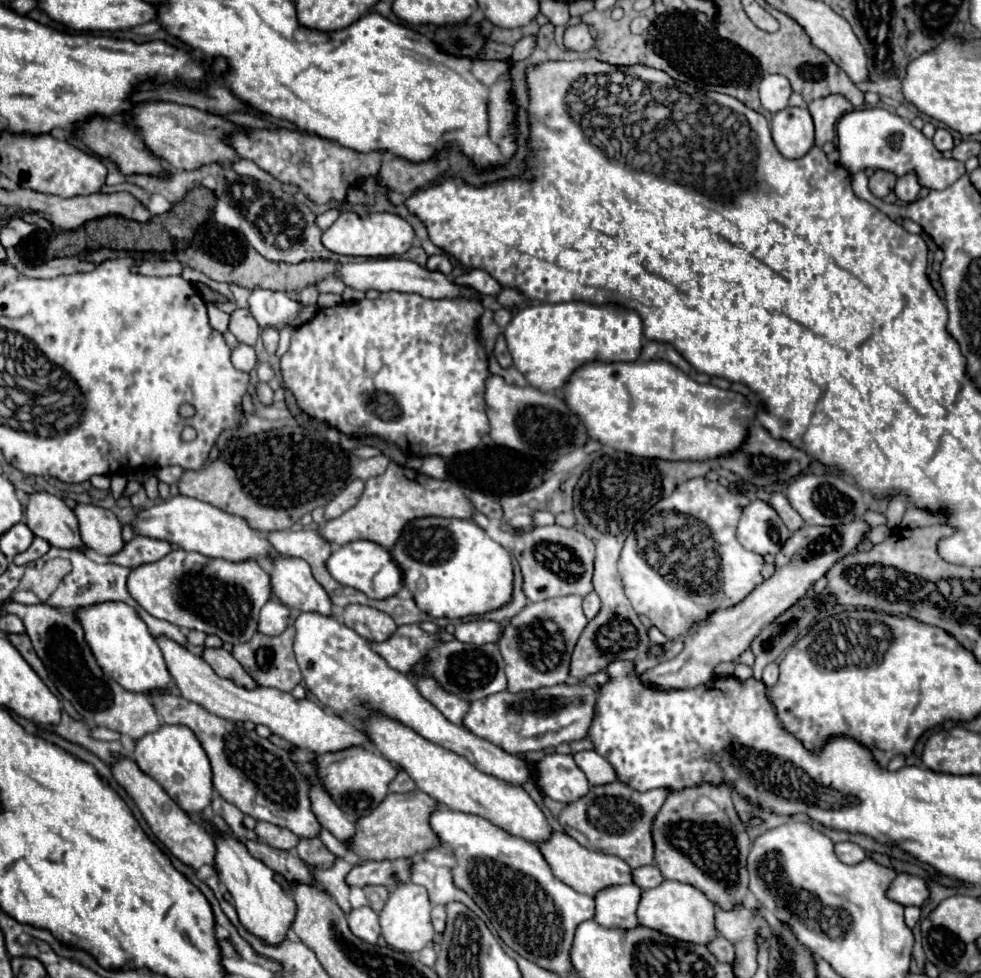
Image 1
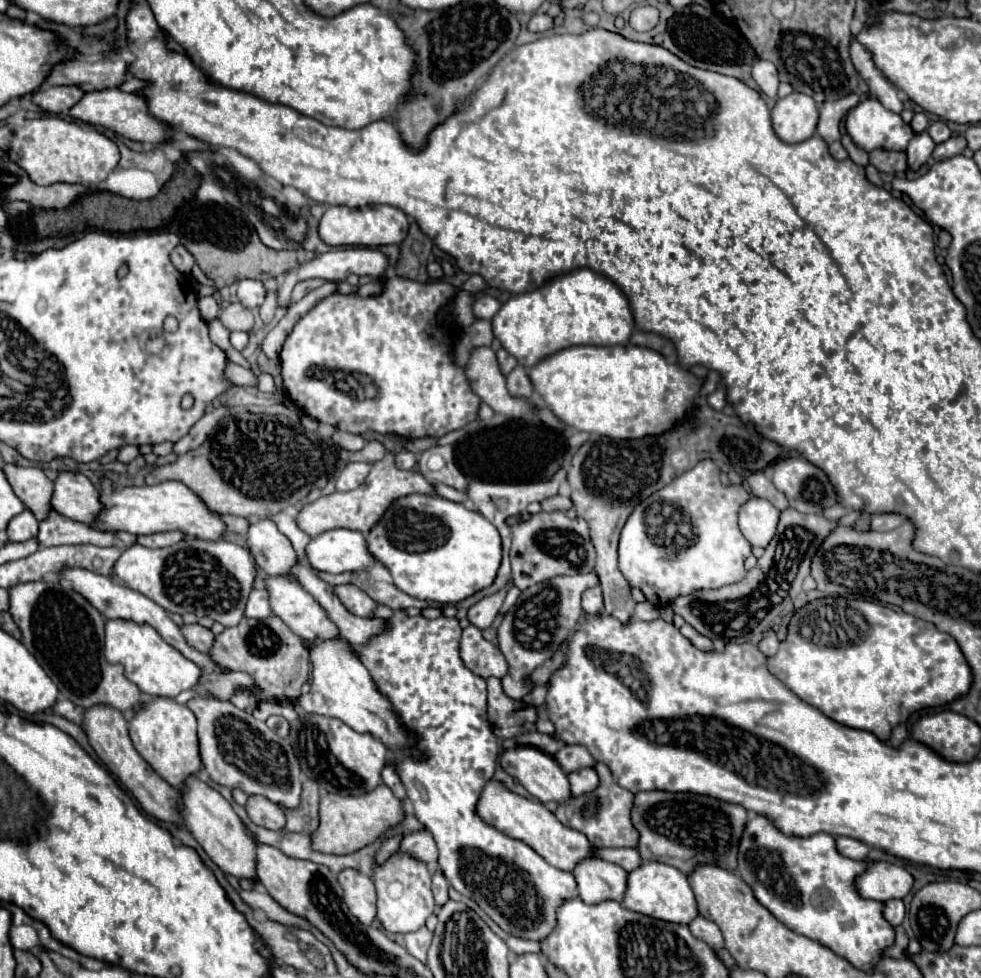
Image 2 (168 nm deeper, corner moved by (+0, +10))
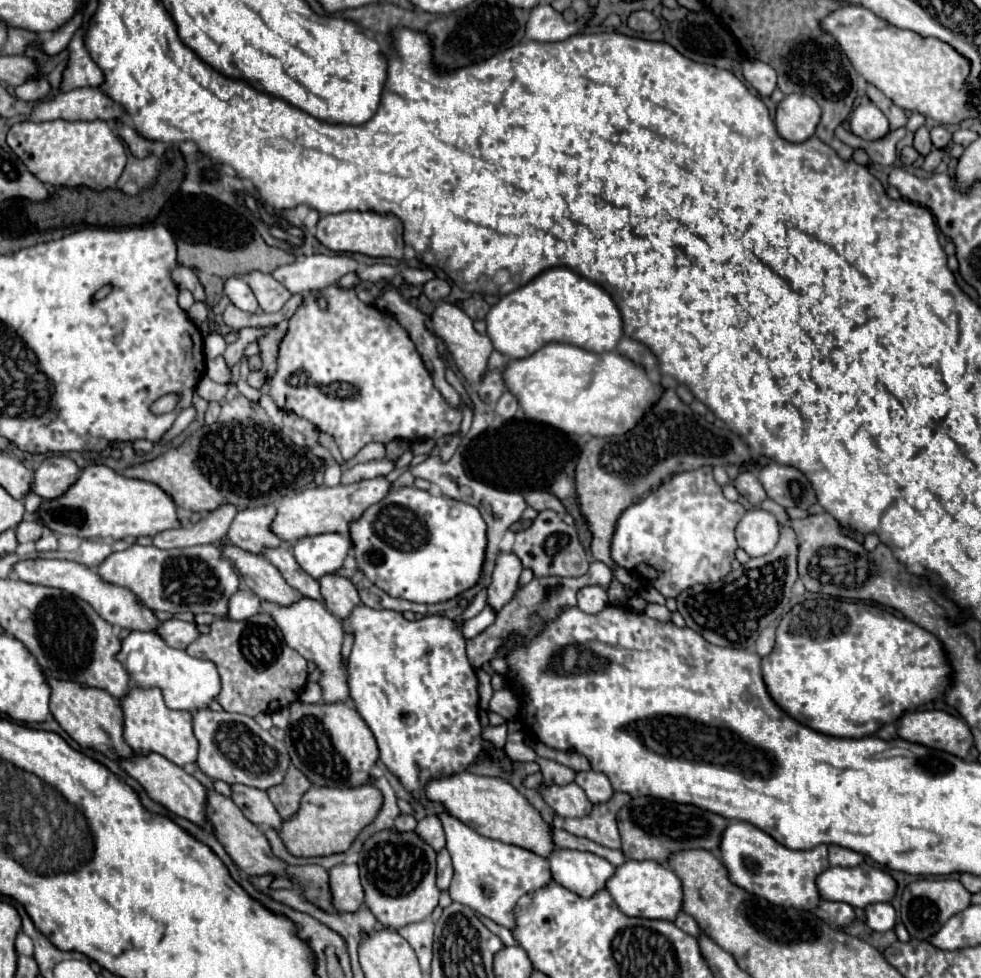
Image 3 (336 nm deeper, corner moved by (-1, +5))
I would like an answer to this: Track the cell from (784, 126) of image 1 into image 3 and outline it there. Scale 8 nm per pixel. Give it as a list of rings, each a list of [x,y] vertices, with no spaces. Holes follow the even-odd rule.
[[[789,94],[777,104],[775,126],[789,142],[803,142],[815,134],[821,110],[813,98],[805,94]]]

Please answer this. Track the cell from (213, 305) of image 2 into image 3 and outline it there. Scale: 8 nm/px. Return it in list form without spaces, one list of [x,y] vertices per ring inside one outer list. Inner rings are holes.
[[[195,302],[195,304],[187,310],[187,316],[191,318],[191,322],[193,322],[193,324],[201,324],[201,322],[205,322],[205,320],[207,320],[209,310],[207,310],[207,306],[205,306],[203,302]]]

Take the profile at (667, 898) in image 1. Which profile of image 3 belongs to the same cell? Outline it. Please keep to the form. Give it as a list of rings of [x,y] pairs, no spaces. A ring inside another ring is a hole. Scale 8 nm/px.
[[[627,860],[615,868],[615,874],[605,884],[607,892],[613,896],[619,910],[627,916],[639,918],[659,918],[673,922],[675,916],[681,912],[683,890],[681,880],[675,876],[673,870],[665,868],[665,864],[653,860]]]

